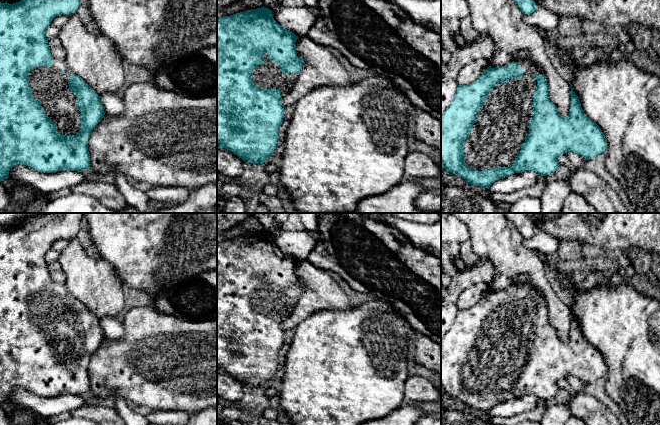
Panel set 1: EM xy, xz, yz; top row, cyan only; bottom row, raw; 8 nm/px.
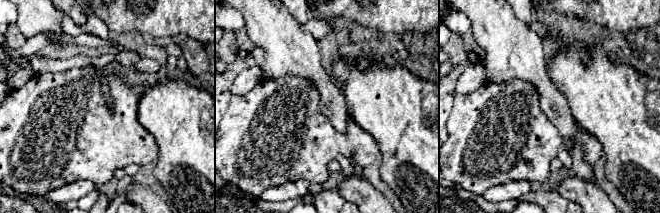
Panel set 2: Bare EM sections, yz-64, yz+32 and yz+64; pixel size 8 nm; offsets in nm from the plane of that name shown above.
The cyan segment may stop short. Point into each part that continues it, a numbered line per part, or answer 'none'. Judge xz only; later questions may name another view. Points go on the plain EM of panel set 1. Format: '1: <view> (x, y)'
1: xz (268, 300)

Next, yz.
1: yz (502, 347)

